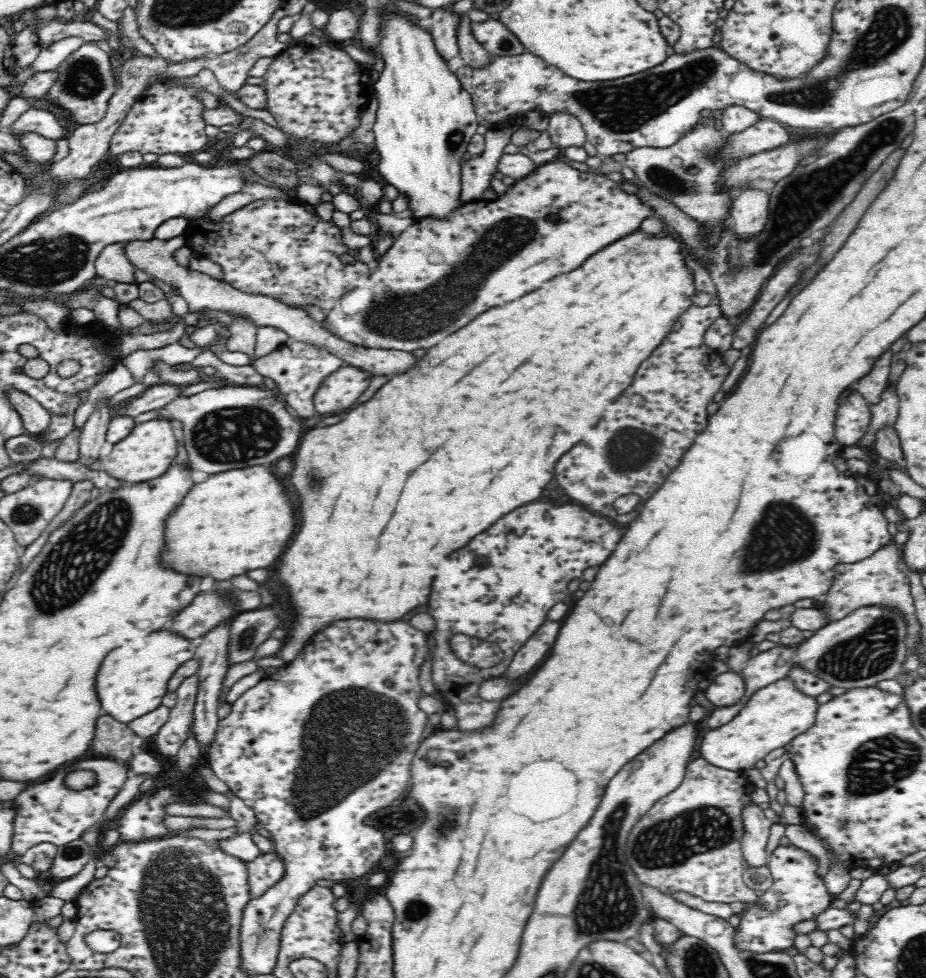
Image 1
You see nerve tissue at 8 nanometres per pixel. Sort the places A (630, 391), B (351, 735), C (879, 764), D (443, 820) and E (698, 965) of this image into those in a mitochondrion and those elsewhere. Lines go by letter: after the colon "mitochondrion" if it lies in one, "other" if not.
A: other
B: mitochondrion
C: mitochondrion
D: mitochondrion
E: mitochondrion

